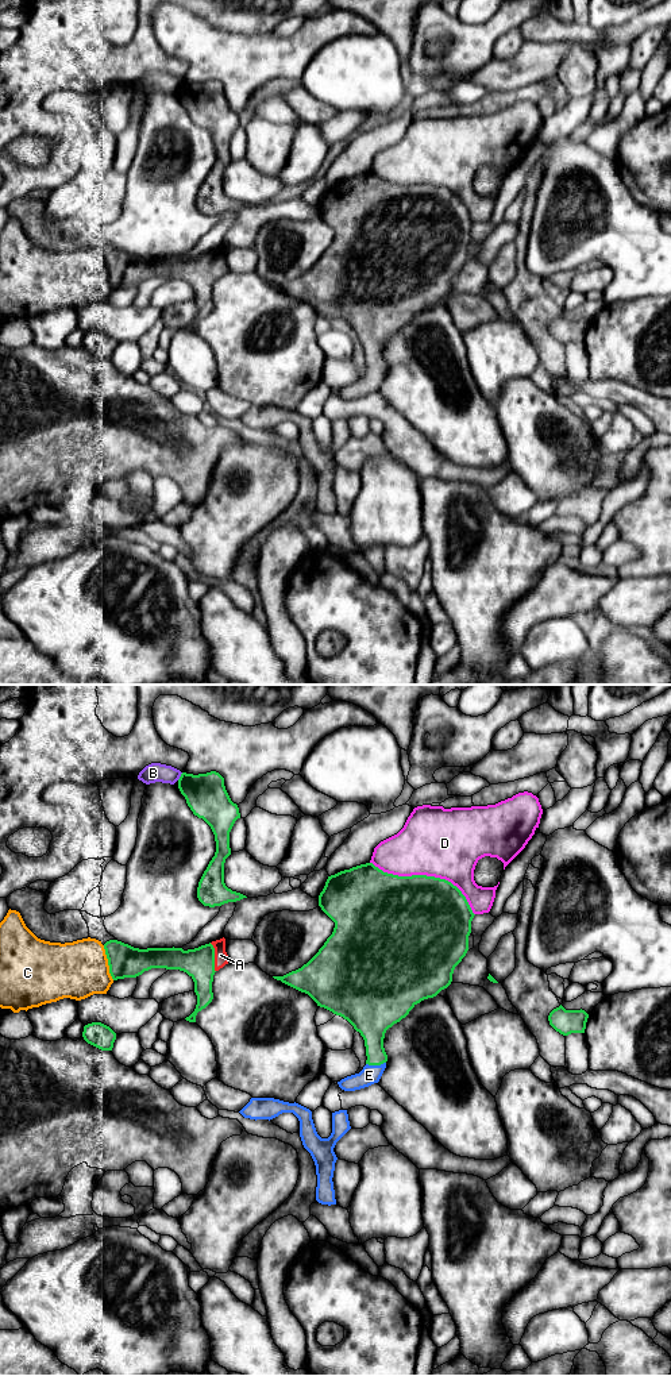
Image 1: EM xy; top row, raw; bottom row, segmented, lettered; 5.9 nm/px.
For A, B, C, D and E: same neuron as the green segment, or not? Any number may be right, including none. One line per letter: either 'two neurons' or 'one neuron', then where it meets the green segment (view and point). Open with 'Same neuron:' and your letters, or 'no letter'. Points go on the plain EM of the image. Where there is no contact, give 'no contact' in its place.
Same neuron: A, E
A: one neuron | xy (213, 266)
B: two neurons | xy (180, 85)
C: two neurons | xy (108, 272)
D: two neurons | xy (425, 184)
E: one neuron | xy (376, 373)

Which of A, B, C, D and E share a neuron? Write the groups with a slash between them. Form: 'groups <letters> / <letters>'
groups A E / B / C / D

